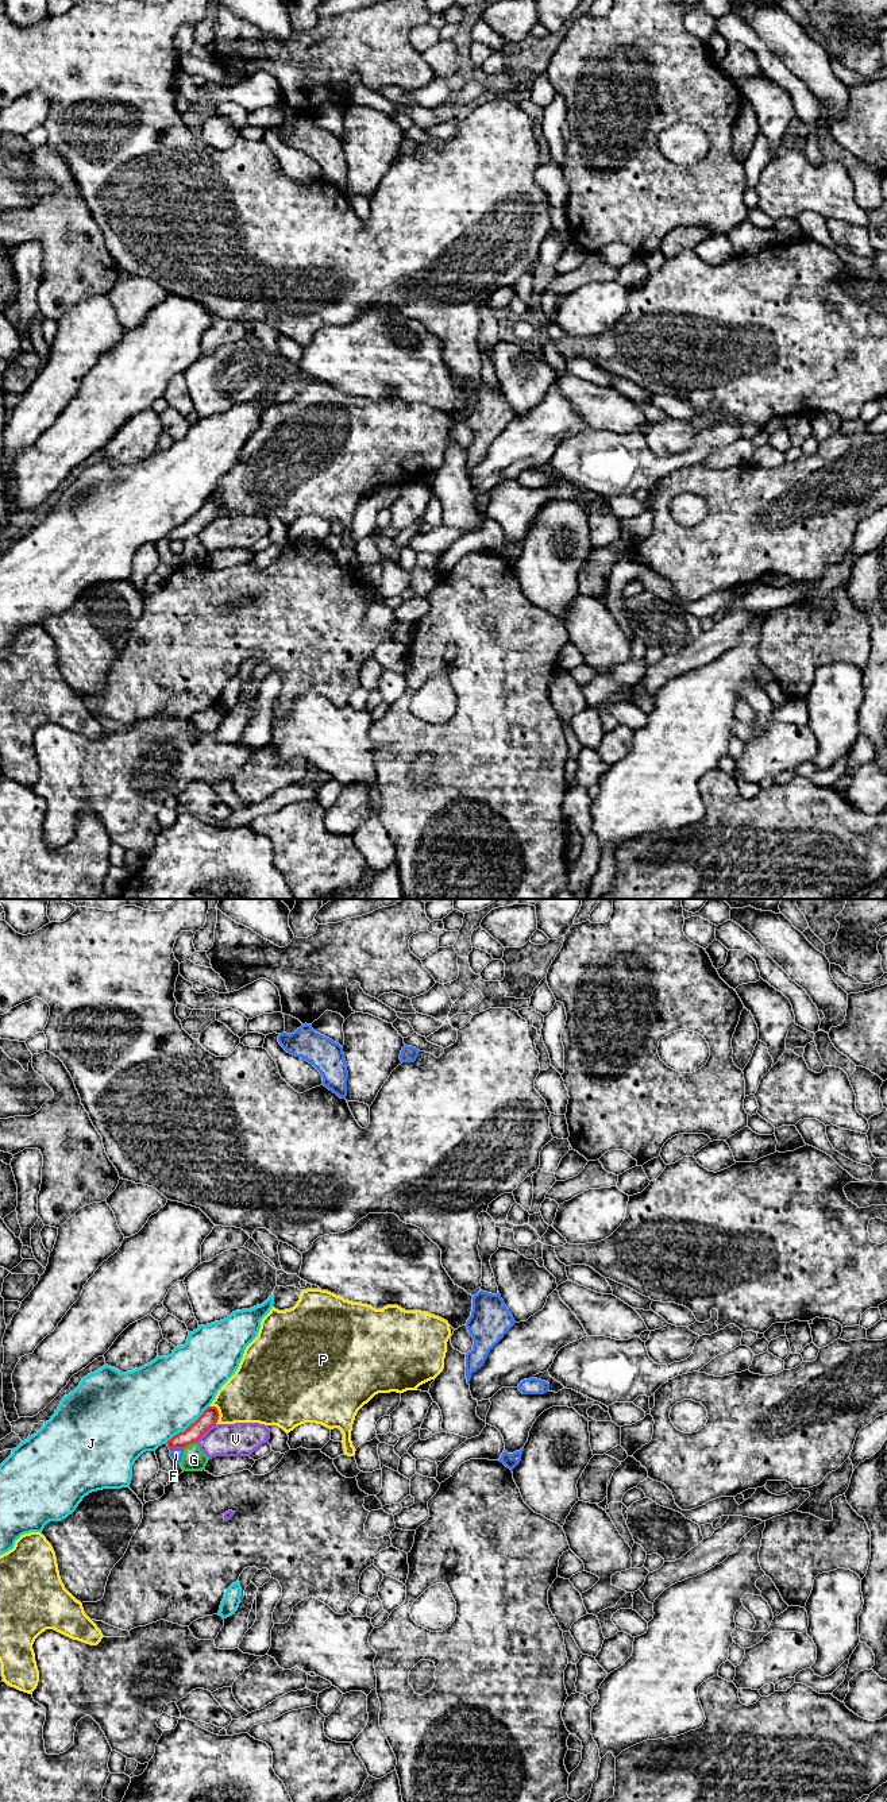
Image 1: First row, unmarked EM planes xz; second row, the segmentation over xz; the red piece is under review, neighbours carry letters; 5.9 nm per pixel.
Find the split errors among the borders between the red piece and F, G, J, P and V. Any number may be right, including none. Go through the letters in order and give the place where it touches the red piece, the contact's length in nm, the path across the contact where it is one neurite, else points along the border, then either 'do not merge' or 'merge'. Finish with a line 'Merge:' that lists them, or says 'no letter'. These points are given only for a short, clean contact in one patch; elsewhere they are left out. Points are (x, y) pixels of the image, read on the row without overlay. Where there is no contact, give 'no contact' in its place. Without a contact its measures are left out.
F: xz (176, 540) | 80 nm | do not merge
G: xz (189, 536) | 100 nm | along xz (196, 535), (182, 541) | do not merge
J: xz (188, 520) | 340 nm | do not merge
P: xz (218, 505) | 120 nm | do not merge
V: xz (205, 524) | 170 nm | do not merge
Merge: no letter

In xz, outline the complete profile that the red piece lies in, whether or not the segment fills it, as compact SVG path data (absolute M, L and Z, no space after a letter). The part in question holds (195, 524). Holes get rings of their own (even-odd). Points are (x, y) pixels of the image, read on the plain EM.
M208 499L204 506L192 516L184 525L174 528L170 533L167 533L169 543L173 541L185 541L192 536L197 536L197 533L213 518L216 518L219 513L219 503L216 499Z

